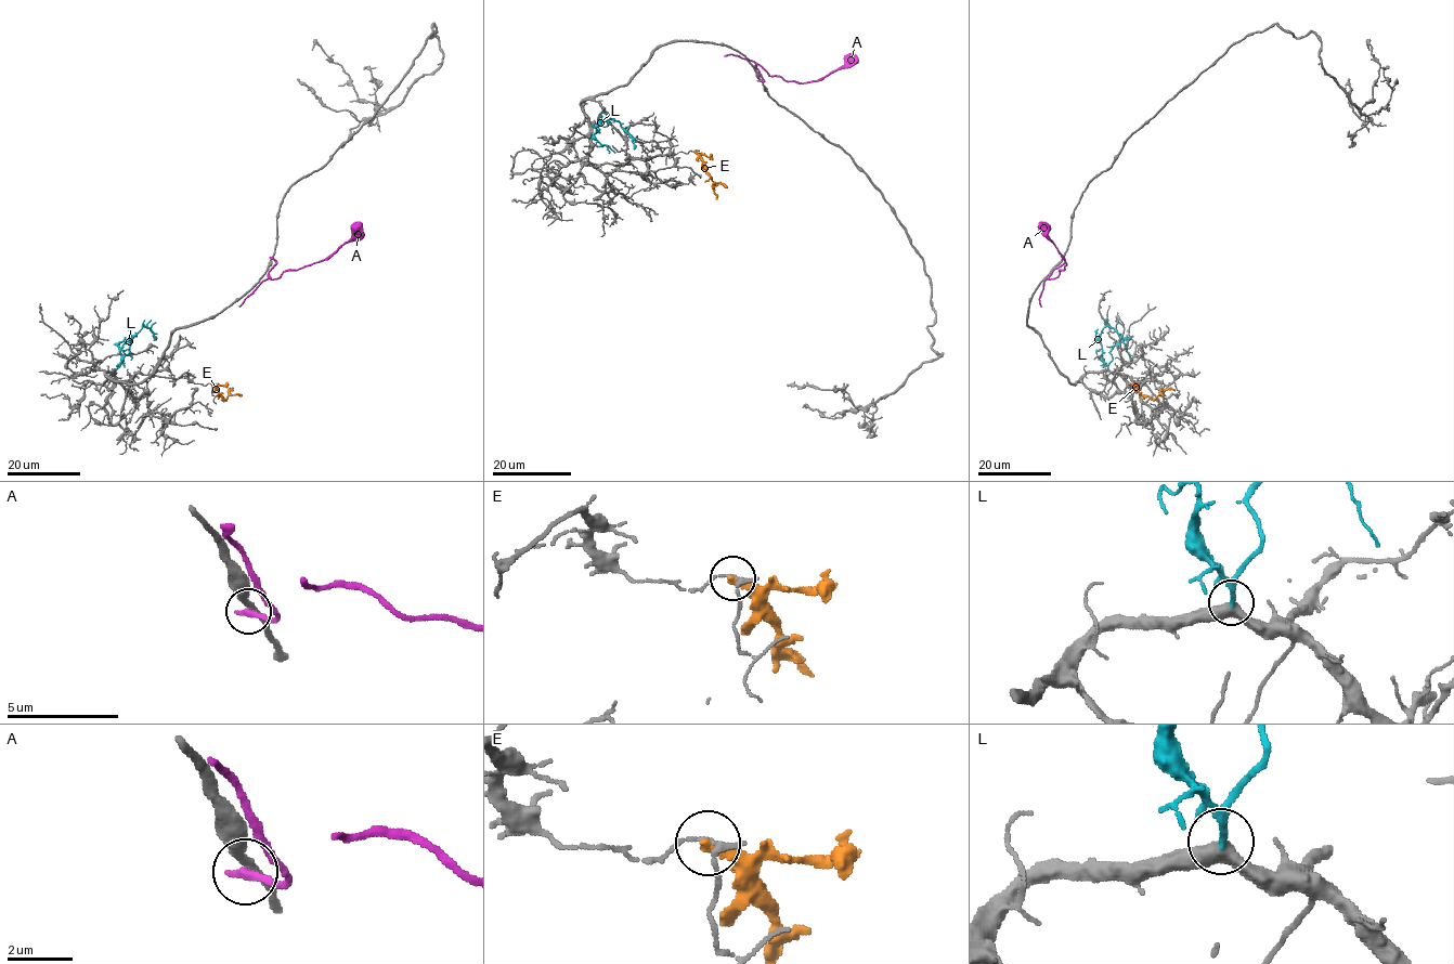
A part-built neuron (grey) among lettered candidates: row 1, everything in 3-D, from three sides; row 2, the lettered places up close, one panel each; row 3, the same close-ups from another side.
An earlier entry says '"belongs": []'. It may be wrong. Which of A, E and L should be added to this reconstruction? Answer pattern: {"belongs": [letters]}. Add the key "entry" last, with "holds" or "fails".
{"belongs": ["L"], "entry": "fails"}

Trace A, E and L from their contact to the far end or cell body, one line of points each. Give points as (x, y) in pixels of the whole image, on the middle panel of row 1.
A: (760, 80), (763, 81), (755, 68), (757, 64), (770, 76), (781, 76), (787, 81), (820, 80), (854, 54)
E: (695, 152), (713, 183), (716, 199)
L: (593, 127), (609, 118), (617, 120), (632, 139), (634, 150)

